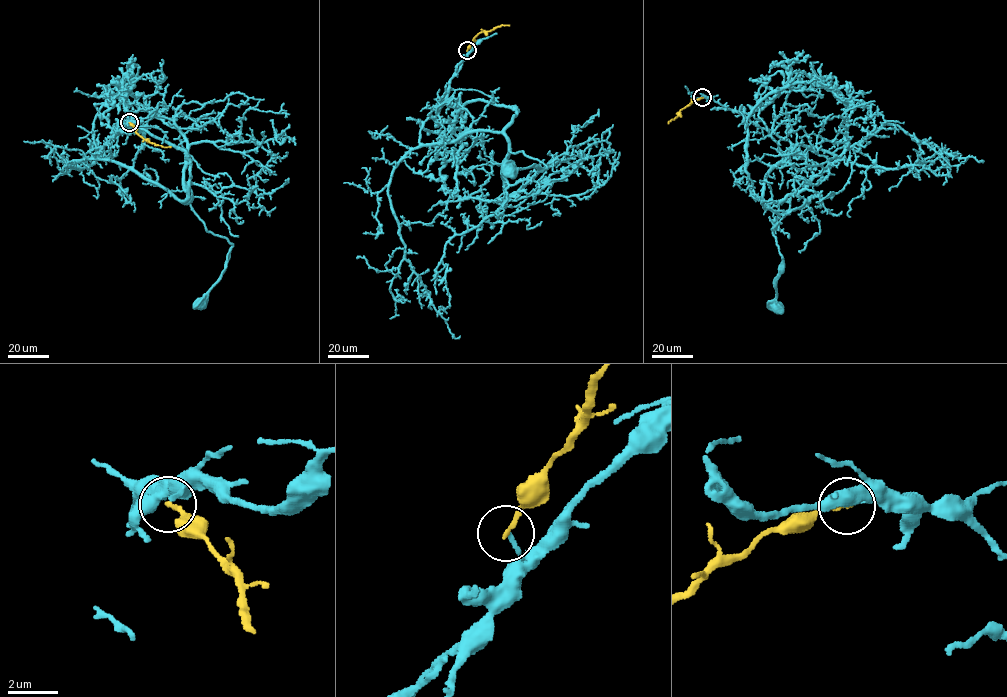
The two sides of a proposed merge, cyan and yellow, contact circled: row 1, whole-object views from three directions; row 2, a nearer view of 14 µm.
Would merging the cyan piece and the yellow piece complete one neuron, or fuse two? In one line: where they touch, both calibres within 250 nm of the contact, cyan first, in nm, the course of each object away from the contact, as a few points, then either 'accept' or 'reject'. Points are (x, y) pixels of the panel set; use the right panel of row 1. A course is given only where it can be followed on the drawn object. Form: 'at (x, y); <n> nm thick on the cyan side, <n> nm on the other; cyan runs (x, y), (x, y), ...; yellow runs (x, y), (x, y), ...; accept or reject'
at (702, 97); 160 nm thick on the cyan side, 180 nm on the other; cyan runs (702, 97), (790, 142), (766, 176), (762, 197), (778, 204), (772, 233), (782, 261), (775, 285), (779, 305); yellow runs (702, 97), (687, 105), (668, 123); reject

